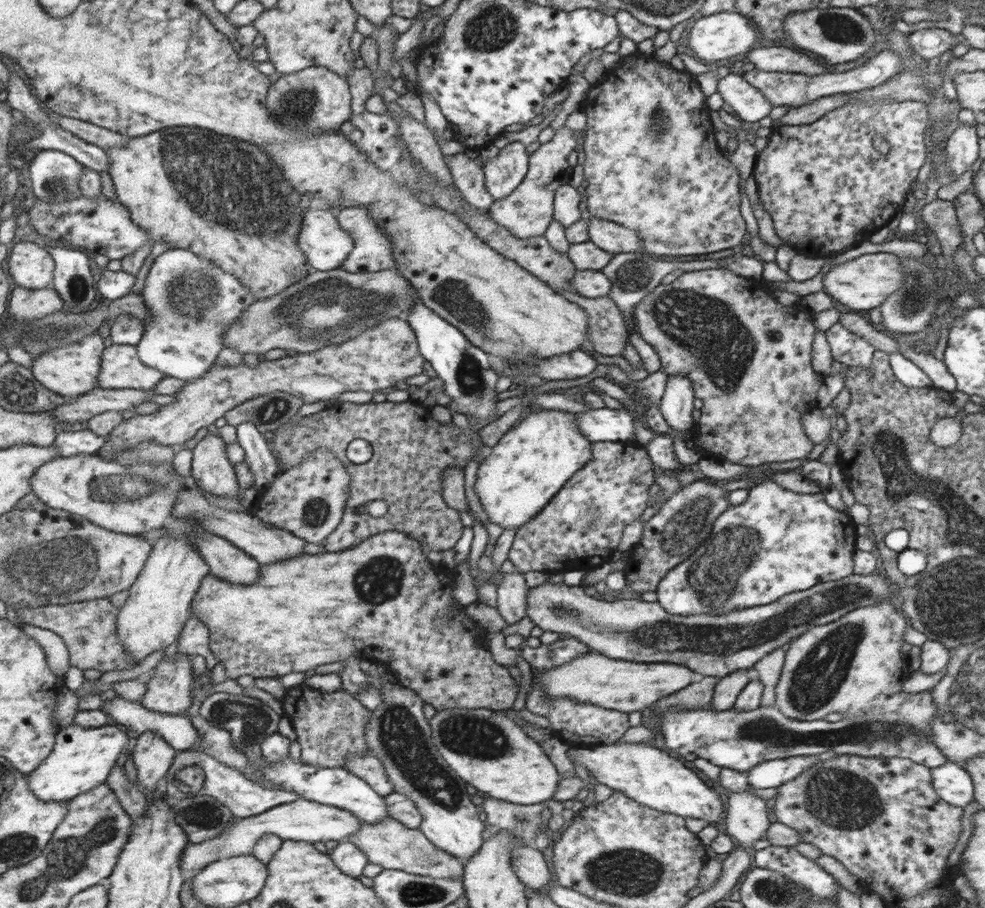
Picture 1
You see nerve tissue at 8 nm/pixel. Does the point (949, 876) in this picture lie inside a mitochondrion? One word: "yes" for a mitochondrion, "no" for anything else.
no

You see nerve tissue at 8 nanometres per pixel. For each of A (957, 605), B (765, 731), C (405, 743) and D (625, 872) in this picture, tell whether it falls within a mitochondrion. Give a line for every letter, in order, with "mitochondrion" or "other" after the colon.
A: mitochondrion
B: mitochondrion
C: mitochondrion
D: mitochondrion

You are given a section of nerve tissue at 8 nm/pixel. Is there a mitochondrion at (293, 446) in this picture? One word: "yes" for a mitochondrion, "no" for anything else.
yes

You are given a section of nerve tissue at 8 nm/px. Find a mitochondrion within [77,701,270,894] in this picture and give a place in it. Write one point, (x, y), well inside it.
(204, 814)

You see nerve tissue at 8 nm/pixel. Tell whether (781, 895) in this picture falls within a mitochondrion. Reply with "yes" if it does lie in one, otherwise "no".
yes

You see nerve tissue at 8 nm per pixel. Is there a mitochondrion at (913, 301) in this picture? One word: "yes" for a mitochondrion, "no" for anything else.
yes

